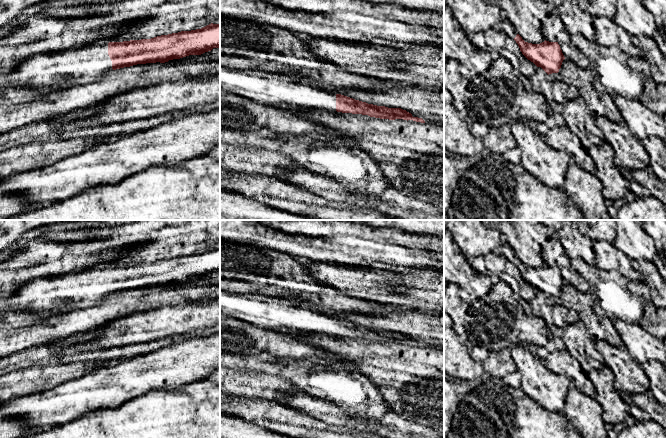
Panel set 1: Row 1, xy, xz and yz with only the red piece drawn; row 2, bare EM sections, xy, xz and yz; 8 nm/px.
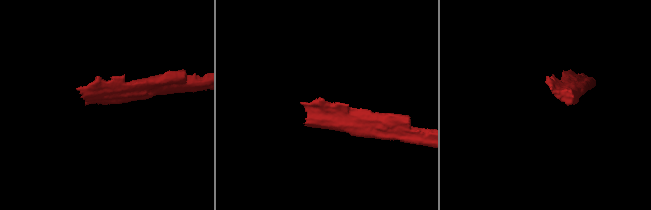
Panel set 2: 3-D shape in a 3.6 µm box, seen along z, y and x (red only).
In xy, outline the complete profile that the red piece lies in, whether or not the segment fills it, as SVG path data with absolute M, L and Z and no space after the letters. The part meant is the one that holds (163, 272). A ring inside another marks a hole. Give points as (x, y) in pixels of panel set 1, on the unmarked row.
M211 247L201 253L181 255L151 263L98 267L57 276L36 278L21 285L8 298L4 311L16 309L39 313L47 317L50 314L62 314L74 309L95 306L112 293L116 294L137 288L165 287L189 279L201 279L219 271L220 248Z

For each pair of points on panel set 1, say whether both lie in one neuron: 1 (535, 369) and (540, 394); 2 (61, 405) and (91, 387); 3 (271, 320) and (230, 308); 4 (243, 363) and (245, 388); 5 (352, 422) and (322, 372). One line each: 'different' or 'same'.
1: same
2: same
3: same
4: different
5: different

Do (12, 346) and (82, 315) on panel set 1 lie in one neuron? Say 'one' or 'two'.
one

